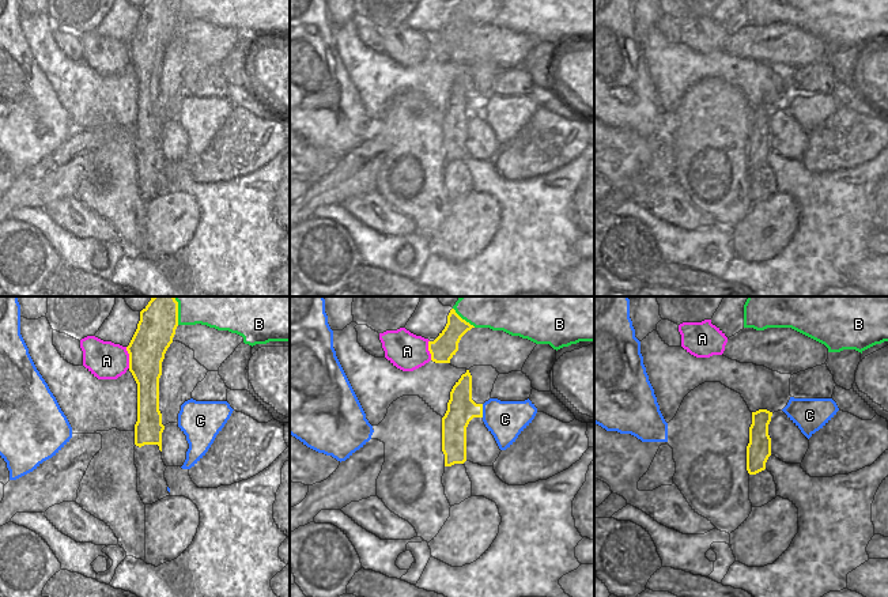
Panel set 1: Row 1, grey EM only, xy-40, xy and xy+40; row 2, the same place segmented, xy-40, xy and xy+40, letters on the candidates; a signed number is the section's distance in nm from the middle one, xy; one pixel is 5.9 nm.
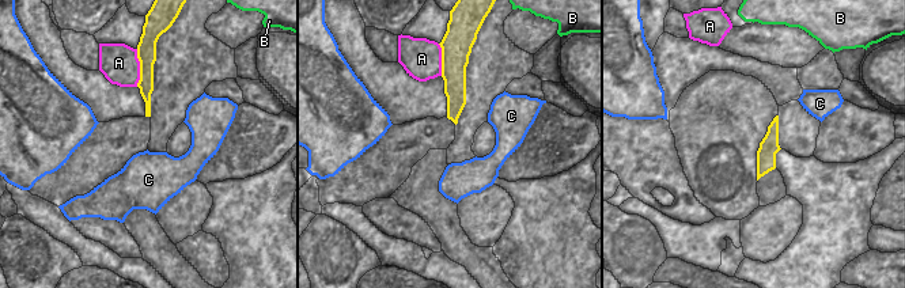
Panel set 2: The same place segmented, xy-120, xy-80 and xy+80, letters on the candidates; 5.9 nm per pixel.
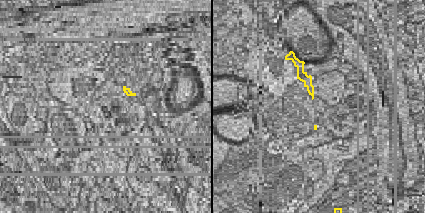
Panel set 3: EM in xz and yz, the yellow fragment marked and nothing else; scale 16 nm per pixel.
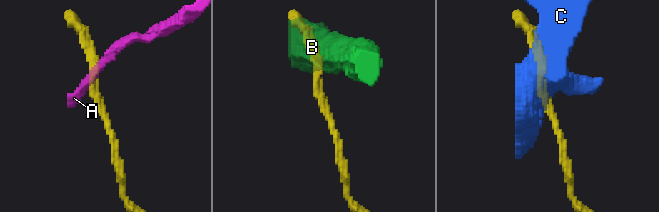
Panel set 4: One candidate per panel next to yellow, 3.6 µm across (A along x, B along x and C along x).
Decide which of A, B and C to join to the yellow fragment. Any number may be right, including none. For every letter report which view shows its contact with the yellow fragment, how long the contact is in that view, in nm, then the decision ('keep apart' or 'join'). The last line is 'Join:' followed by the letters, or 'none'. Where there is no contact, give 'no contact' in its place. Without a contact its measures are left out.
A: contact in xy-40; length 130 nm; keep apart
B: contact in xy-40; length 170 nm; keep apart
C: contact in xy; length 80 nm; keep apart
Join: none

